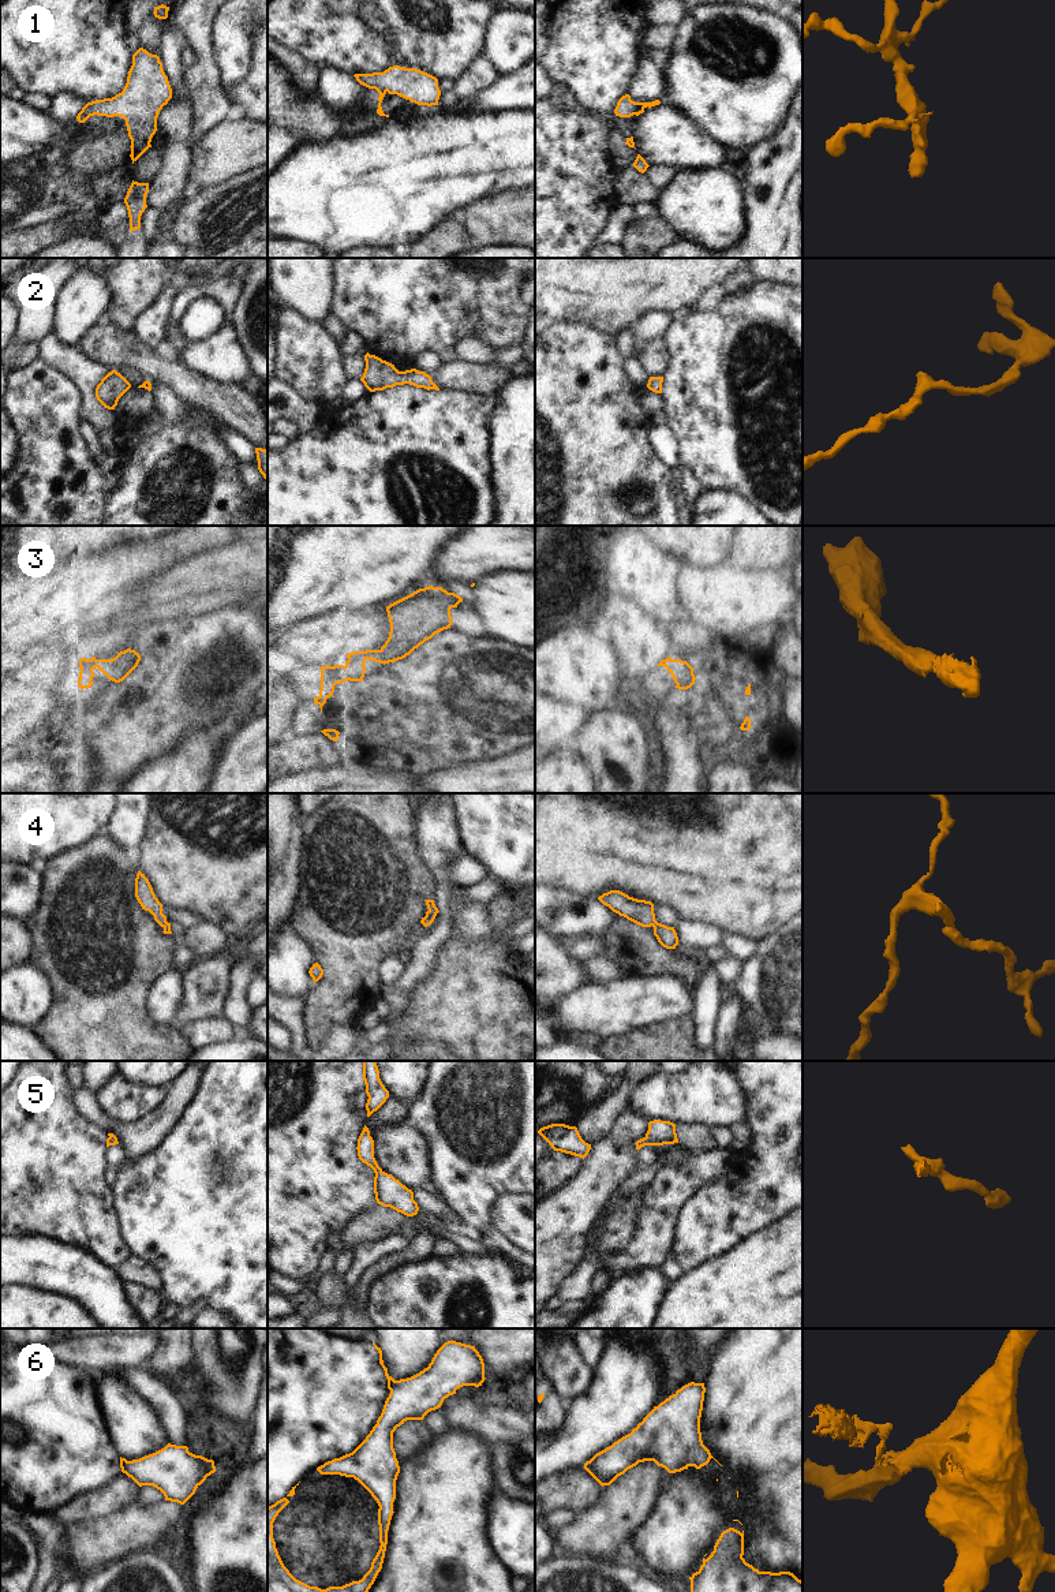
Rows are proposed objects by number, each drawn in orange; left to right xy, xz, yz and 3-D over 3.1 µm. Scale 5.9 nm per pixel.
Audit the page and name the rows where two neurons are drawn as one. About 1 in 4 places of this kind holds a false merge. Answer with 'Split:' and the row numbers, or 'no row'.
Split: 6

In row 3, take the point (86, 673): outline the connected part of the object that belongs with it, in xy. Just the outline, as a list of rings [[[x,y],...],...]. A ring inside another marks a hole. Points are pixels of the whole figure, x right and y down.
[[[131,649],[117,653],[112,659],[97,659],[96,657],[91,659],[81,658],[78,685],[81,690],[93,685],[94,668],[101,670],[109,680],[120,683],[138,666],[139,661],[139,653]]]

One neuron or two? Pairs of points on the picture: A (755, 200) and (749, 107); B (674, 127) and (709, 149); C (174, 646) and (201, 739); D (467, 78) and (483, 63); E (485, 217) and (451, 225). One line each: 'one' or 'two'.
A: two
B: one
C: two
D: one
E: two

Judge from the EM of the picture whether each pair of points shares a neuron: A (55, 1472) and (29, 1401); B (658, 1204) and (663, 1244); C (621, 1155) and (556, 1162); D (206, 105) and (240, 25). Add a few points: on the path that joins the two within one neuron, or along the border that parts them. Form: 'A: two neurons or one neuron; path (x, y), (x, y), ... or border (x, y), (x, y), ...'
A: one neuron; path (64, 1454), (64, 1437), (47, 1419)
B: one neuron; path (658, 1214), (658, 1234)
C: two neurons; border (583, 1159), (582, 1168), (562, 1185)
D: two neurons; border (212, 44), (219, 82), (225, 96)

